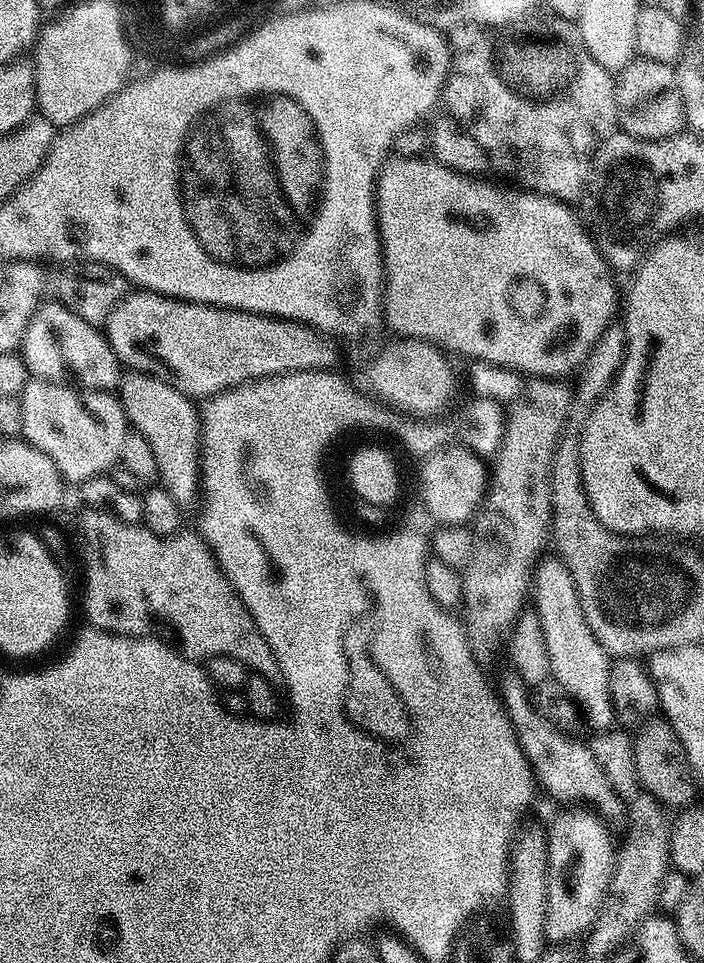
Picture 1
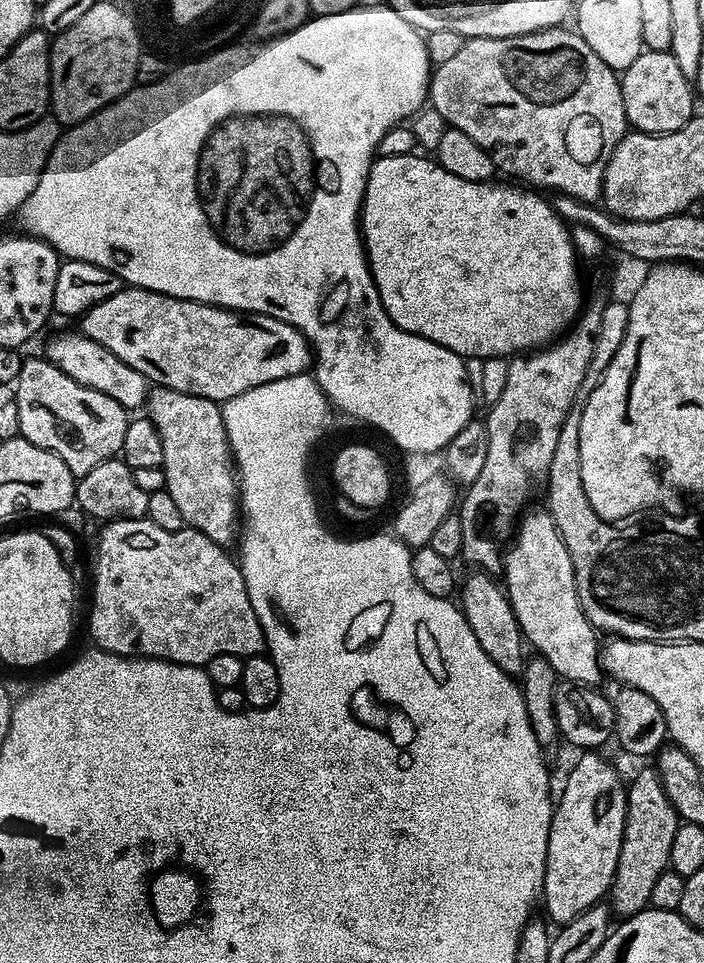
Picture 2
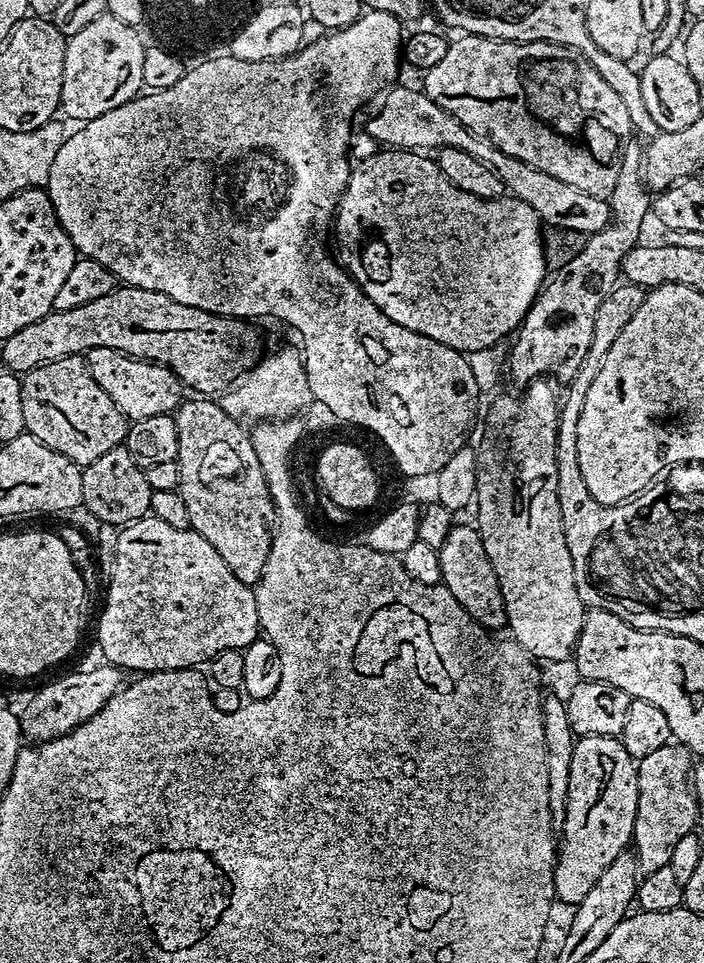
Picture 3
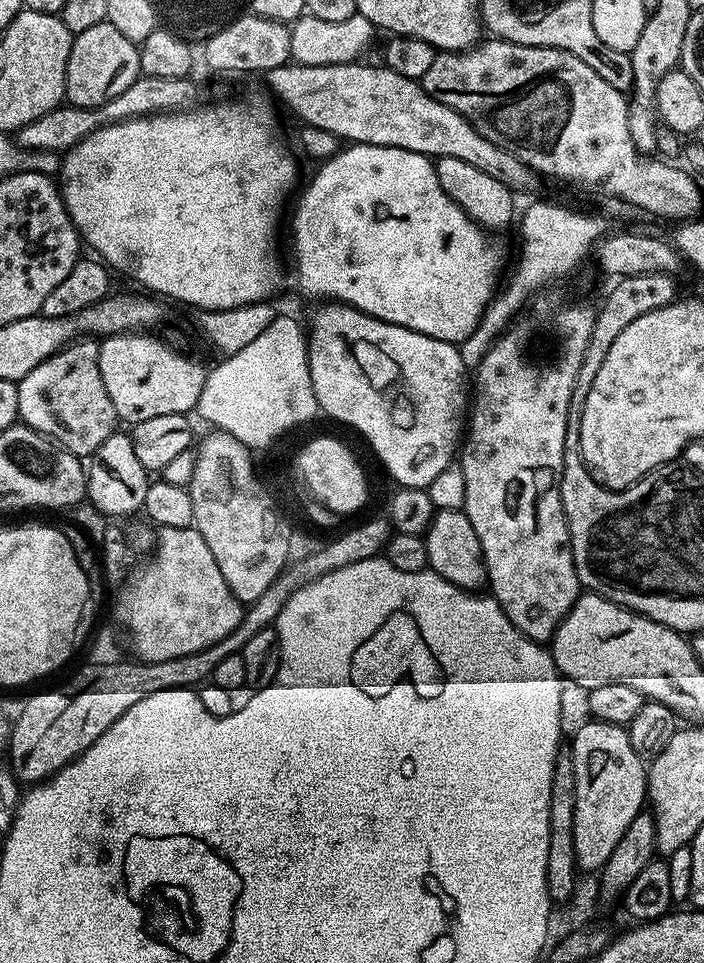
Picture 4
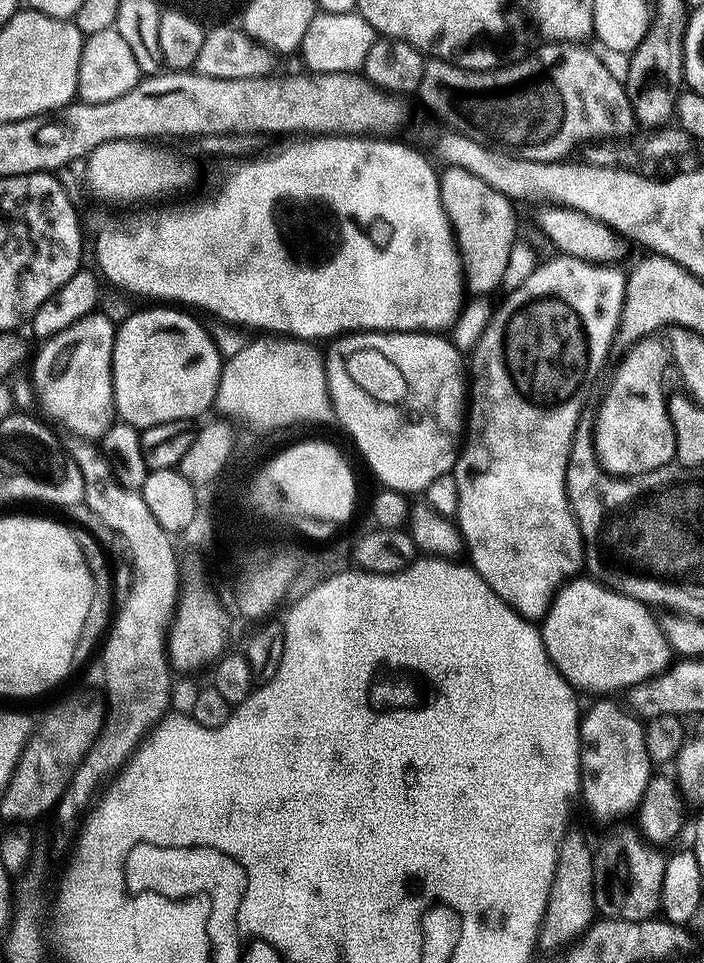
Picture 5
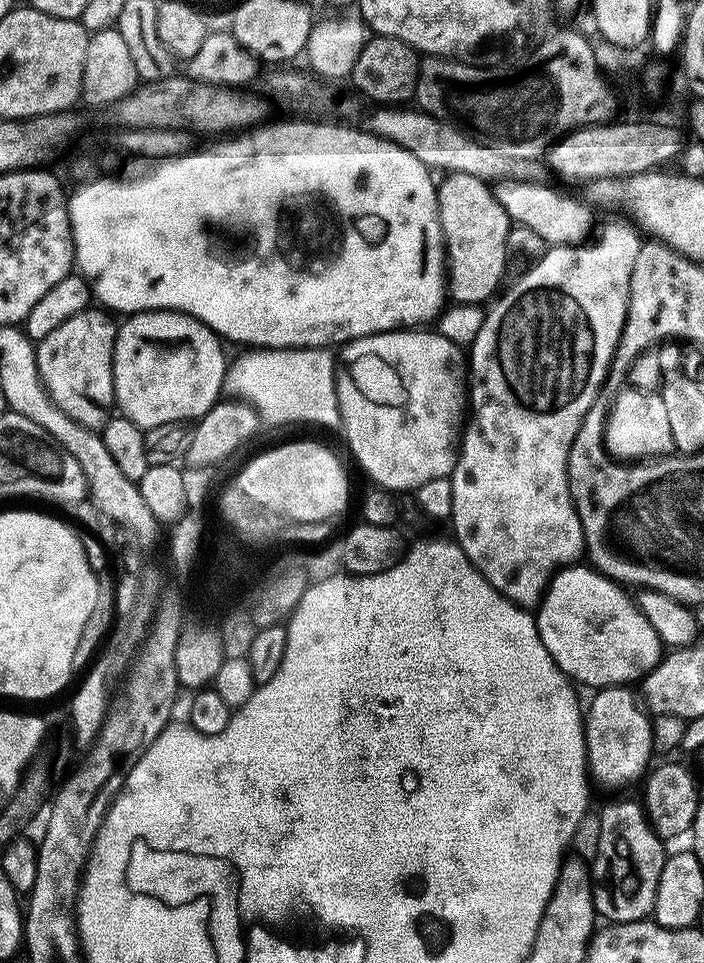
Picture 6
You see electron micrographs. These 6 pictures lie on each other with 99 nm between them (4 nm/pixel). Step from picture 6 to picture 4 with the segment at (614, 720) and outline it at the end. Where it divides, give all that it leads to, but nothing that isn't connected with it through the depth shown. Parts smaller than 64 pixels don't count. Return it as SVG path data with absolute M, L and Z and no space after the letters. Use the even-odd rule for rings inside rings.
M589 719L576 732L570 755L576 775L576 817L574 818L574 854L576 867L581 873L596 874L614 854L614 848L622 841L623 834L646 804L646 764L634 750L627 727Z

